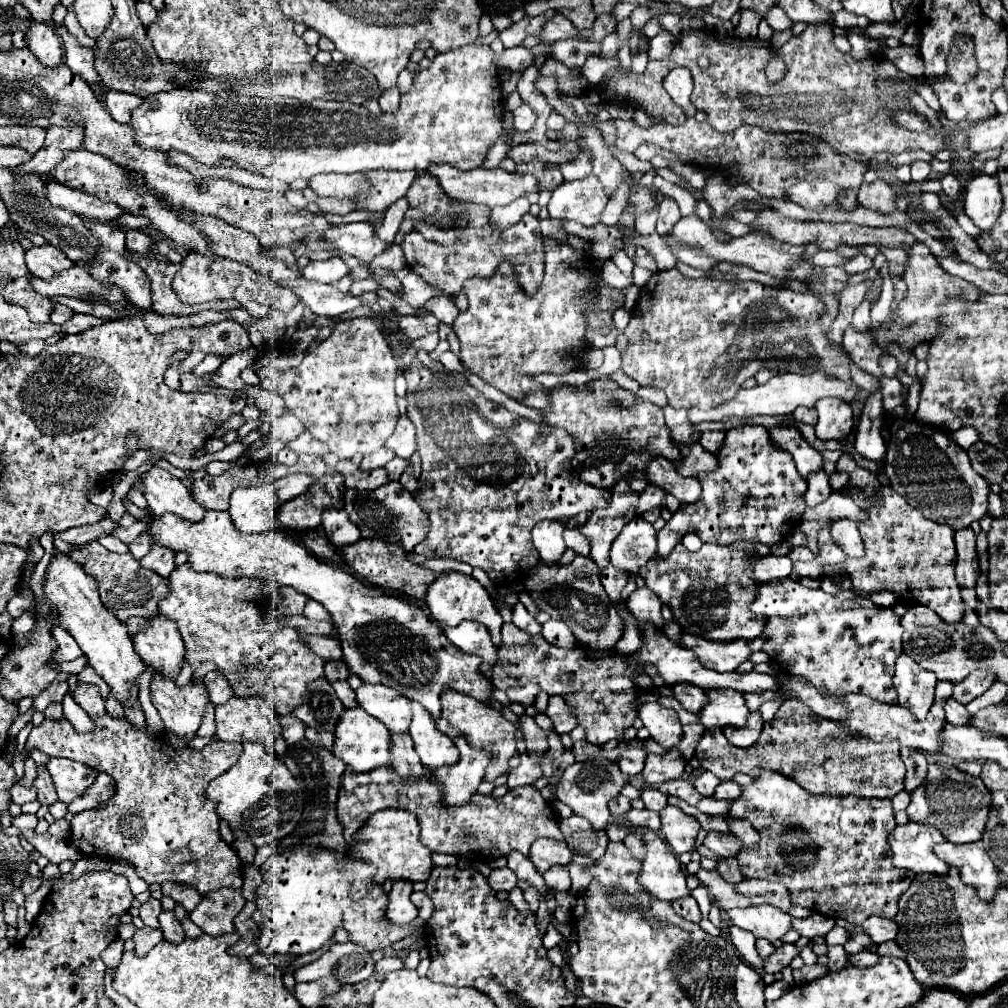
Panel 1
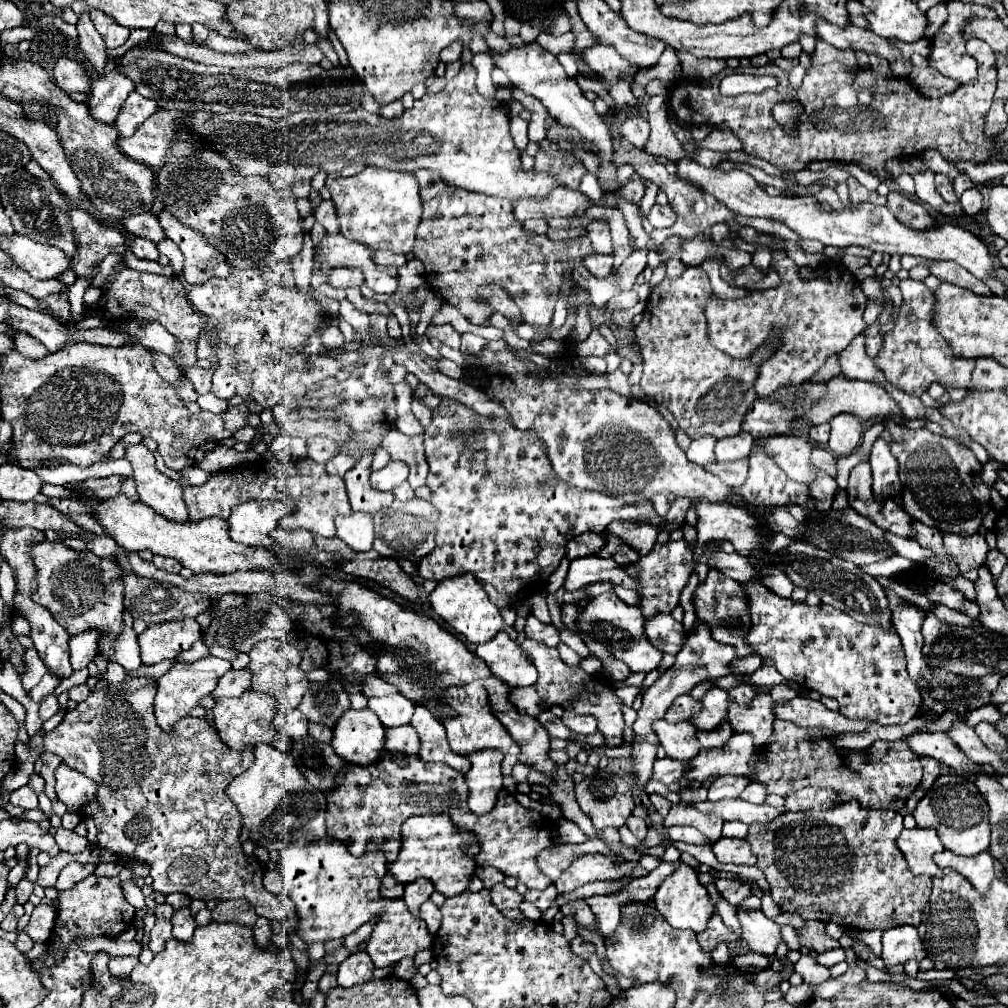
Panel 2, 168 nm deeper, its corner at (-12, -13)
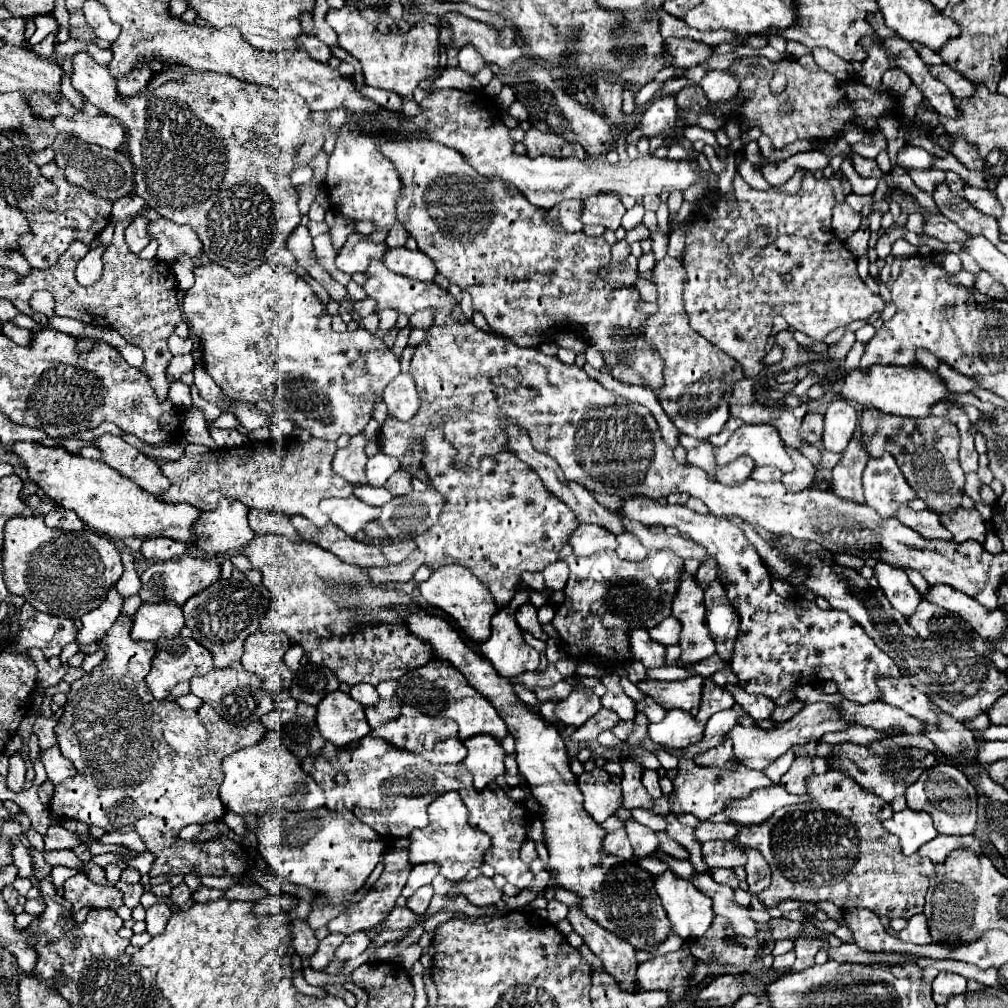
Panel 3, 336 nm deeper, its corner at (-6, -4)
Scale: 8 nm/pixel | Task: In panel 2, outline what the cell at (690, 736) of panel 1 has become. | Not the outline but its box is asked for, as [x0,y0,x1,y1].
[697,723,733,747]

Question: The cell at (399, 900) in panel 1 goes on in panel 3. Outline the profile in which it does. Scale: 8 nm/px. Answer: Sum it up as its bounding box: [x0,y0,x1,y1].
[403,864,439,898]

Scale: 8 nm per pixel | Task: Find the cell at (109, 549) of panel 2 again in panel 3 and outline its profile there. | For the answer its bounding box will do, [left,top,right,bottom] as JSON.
[45,508,83,530]

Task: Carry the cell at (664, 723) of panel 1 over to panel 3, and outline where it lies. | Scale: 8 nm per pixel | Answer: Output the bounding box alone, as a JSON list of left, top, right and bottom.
[649,710,705,748]

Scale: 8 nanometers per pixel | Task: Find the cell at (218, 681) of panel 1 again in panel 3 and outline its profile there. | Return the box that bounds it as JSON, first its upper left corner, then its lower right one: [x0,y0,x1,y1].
[183,578,269,668]

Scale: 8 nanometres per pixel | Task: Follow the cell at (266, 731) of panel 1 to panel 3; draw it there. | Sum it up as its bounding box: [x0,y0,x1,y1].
[191,662,273,726]

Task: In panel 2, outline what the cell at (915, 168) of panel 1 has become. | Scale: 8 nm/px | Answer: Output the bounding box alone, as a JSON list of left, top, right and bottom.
[935,175,959,203]

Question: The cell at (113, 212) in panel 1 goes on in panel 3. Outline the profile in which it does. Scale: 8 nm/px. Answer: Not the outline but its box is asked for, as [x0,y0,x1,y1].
[149,218,203,264]

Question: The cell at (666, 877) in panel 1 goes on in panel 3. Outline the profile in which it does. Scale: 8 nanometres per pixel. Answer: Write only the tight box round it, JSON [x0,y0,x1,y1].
[655,870,715,938]

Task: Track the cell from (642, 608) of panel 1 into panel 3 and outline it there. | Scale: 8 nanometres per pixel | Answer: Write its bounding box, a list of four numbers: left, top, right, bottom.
[649,616,681,646]

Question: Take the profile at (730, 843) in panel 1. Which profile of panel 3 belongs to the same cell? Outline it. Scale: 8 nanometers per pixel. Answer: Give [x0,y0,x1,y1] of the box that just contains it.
[703,840,747,870]

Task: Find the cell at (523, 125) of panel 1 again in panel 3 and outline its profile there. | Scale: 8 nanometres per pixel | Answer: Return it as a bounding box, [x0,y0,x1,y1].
[505,100,529,122]

